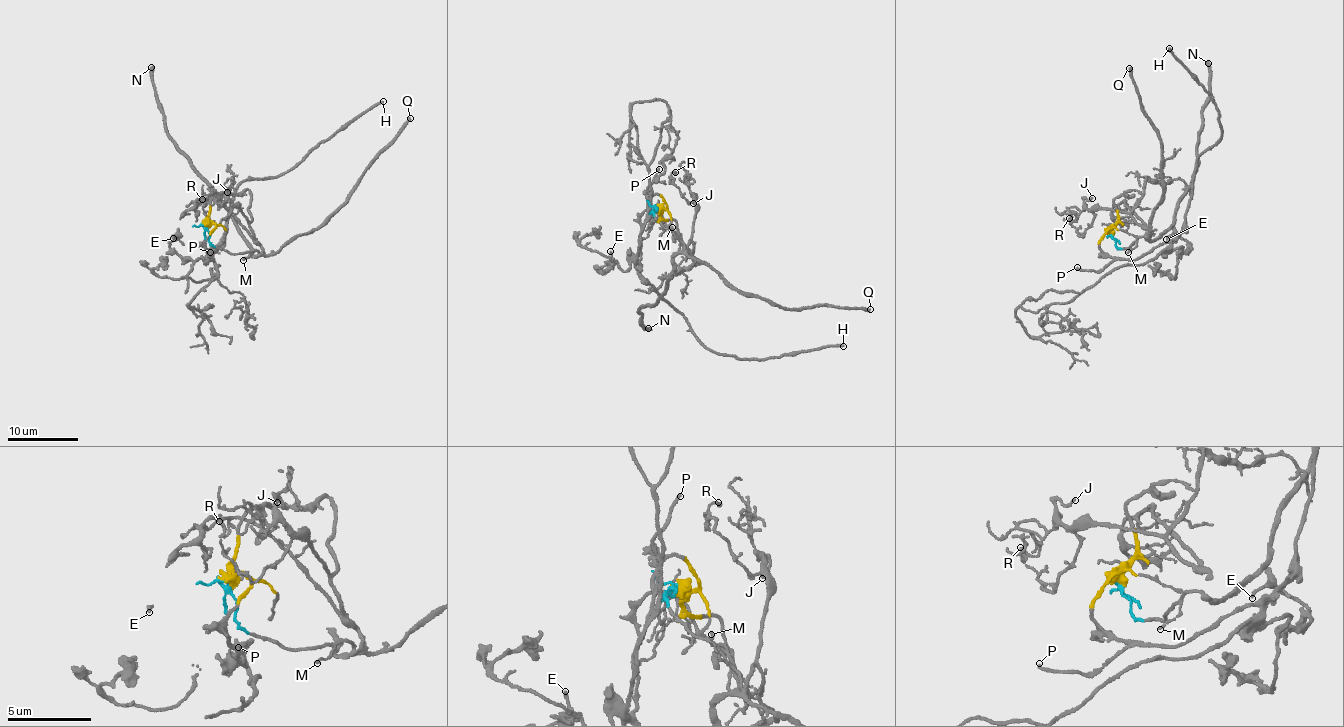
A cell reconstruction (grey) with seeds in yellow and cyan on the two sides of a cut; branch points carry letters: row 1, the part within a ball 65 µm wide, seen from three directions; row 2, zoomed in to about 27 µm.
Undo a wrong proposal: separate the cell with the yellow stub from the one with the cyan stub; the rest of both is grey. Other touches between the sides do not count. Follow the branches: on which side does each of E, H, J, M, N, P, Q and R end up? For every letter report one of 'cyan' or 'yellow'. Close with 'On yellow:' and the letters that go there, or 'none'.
E: yellow
H: yellow
J: cyan
M: cyan
N: cyan
P: yellow
Q: cyan
R: cyan
On yellow: E, H, P

